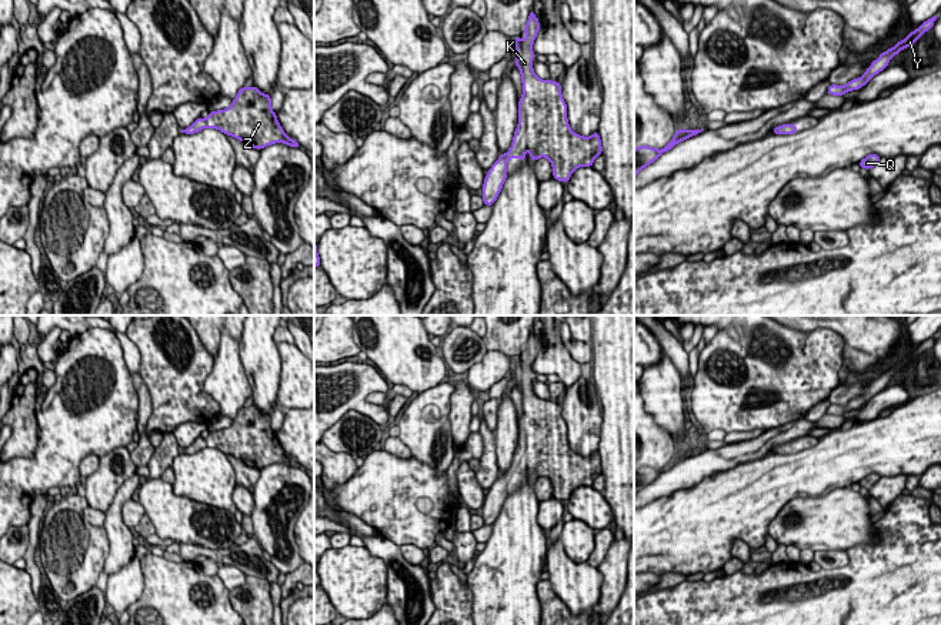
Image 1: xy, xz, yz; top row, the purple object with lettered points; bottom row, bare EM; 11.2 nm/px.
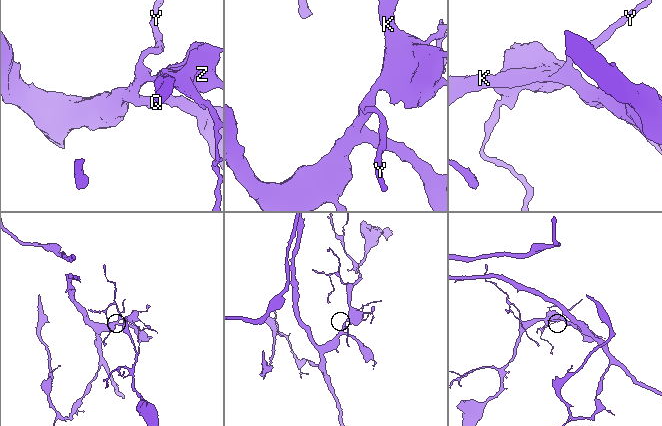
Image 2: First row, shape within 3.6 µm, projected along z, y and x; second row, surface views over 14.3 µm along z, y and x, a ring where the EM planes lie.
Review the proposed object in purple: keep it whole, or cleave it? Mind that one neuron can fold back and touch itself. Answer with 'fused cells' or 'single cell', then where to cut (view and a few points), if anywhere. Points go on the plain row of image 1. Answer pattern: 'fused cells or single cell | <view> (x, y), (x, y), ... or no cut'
single cell | no cut

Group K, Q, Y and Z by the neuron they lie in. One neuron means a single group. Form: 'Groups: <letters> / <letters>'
Groups: K Q Y Z

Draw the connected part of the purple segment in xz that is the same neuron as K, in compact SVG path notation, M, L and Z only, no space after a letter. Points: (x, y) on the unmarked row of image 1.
M531 331L523 351L527 354L527 357L521 360L518 355L513 360L515 362L514 384L521 392L523 402L523 415L518 420L518 444L514 451L510 469L505 474L500 474L498 479L491 485L488 494L484 498L484 504L481 507L484 525L493 525L497 519L507 498L507 481L514 477L525 481L527 469L530 471L531 481L537 481L540 477L548 478L553 485L553 497L563 502L567 502L578 487L593 487L594 479L603 472L598 451L593 452L590 457L583 457L570 448L567 438L567 424L561 415L560 401L541 400L535 395L533 390L533 362L538 350L540 341Z

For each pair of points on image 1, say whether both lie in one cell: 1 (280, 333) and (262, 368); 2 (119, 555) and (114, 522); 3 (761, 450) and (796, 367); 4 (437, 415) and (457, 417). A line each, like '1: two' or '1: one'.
1: two
2: one
3: two
4: two

